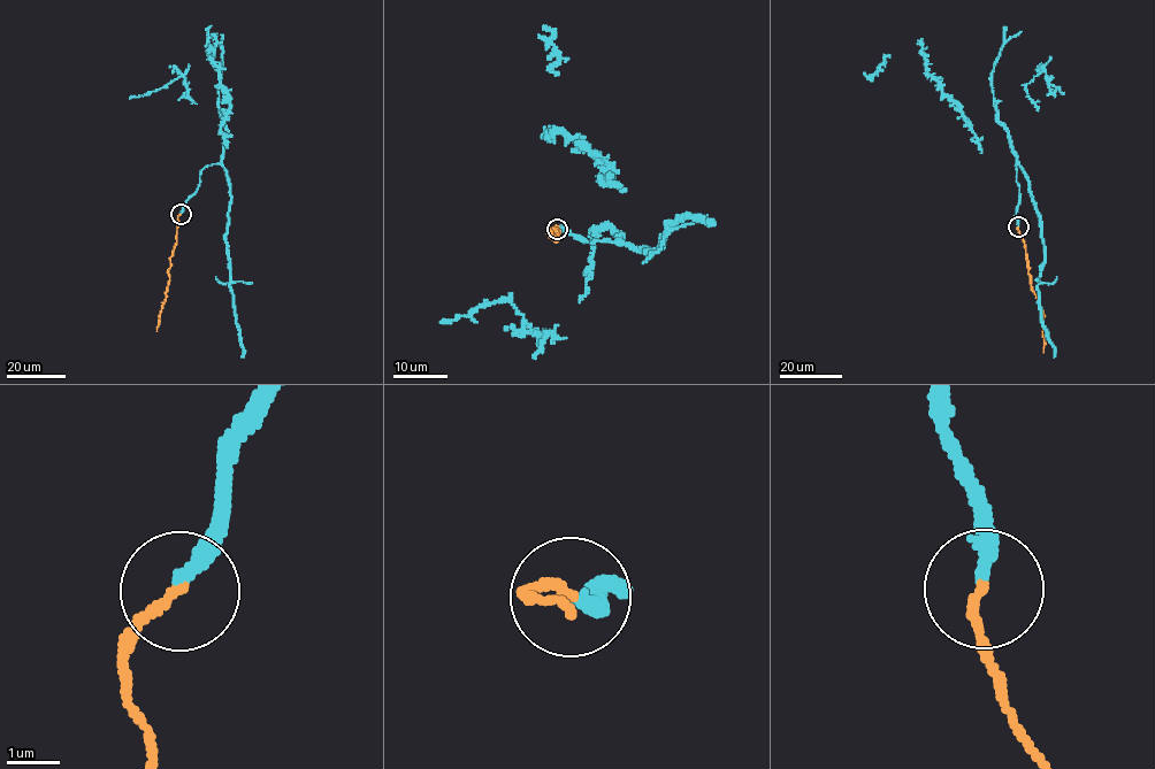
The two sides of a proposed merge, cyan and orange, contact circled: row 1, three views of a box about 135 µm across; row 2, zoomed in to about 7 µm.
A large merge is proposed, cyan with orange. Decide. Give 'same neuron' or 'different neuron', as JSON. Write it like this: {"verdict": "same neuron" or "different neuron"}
{"verdict": "different neuron"}

